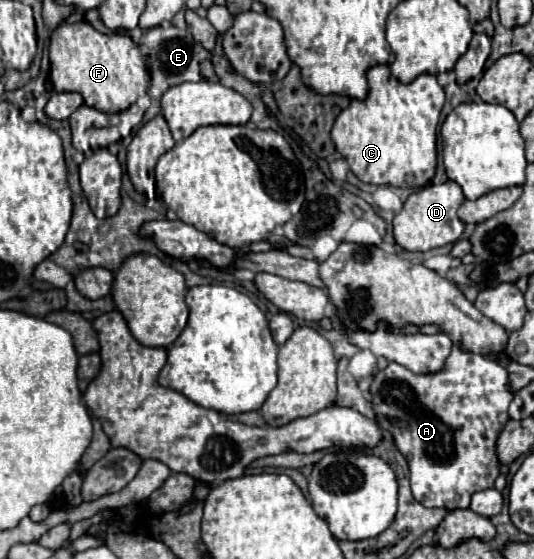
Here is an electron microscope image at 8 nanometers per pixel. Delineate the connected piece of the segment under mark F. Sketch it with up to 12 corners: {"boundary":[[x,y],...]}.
{"boundary":[[89,22],[51,34],[57,92],[107,114],[149,88],[137,44]]}

